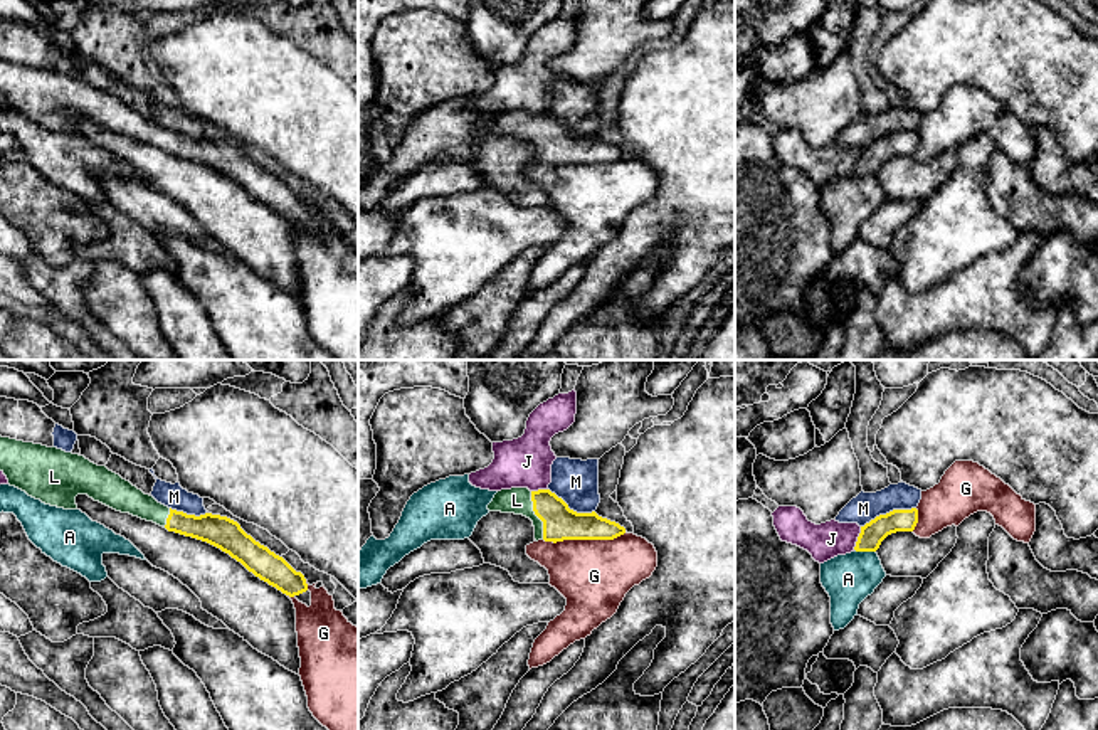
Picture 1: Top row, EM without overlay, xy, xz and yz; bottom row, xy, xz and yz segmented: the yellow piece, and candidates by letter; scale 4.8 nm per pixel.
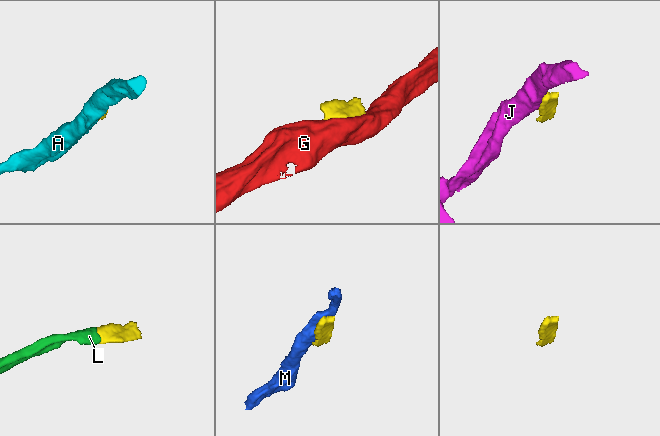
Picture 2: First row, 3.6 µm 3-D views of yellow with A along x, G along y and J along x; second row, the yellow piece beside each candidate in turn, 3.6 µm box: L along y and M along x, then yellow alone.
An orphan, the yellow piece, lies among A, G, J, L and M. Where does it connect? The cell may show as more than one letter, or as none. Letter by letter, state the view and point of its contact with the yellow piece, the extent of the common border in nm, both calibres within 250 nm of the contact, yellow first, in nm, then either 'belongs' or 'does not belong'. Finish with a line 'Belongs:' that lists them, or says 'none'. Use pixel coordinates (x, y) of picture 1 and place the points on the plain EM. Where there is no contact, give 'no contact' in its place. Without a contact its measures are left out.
A: meets yellow in yz at (865, 174); contact 110 nm long; 120 nm thick on the yellow side, 240 nm on the other; does not belong
G: meets yellow in xz at (584, 162); contact 400 nm long; 160 nm thick on the yellow side, 360 nm on the other; does not belong
J: meets yellow in yz at (858, 162); contact 120 nm long; 120 nm thick on the yellow side, 170 nm on the other; does not belong
L: meets yellow in xz at (535, 137); contact 240 nm long; 160 nm thick on the yellow side, 130 nm on the other; belongs
M: meets yellow in yz at (890, 135); contact 280 nm long; 120 nm thick on the yellow side, 140 nm on the other; does not belong
Belongs: L

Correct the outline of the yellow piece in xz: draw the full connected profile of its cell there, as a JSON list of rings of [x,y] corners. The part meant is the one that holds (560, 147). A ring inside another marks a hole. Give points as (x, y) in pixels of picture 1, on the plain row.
[[[501,113],[488,128],[489,135],[523,138],[533,145],[535,163],[614,163],[626,156],[615,145],[592,136],[577,136],[550,113]]]

